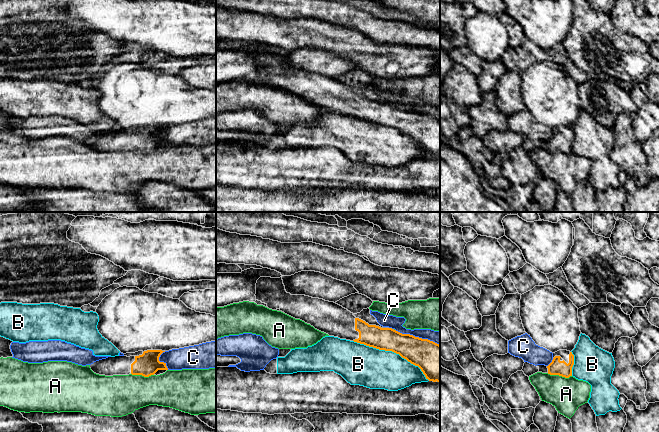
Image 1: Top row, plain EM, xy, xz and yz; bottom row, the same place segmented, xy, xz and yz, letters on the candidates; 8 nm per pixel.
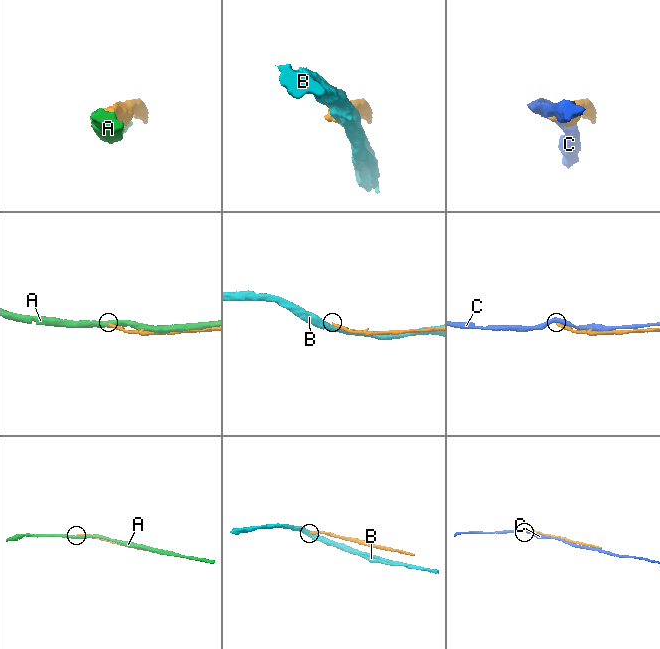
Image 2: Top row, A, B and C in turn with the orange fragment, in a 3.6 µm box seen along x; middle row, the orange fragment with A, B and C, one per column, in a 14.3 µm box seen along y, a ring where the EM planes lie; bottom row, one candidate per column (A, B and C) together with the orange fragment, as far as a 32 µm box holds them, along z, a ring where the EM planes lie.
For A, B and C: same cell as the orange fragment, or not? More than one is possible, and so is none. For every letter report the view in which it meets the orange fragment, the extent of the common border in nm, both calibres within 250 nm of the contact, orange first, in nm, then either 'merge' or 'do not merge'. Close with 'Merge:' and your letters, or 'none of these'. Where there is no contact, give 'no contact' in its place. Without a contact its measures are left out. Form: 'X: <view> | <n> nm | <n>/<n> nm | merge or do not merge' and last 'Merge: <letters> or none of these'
A: yz | 200 nm | 120/280 nm | do not merge
B: xz | 700 nm | 220/320 nm | do not merge
C: xz | 380 nm | 280/110 nm | do not merge
Merge: none of these

